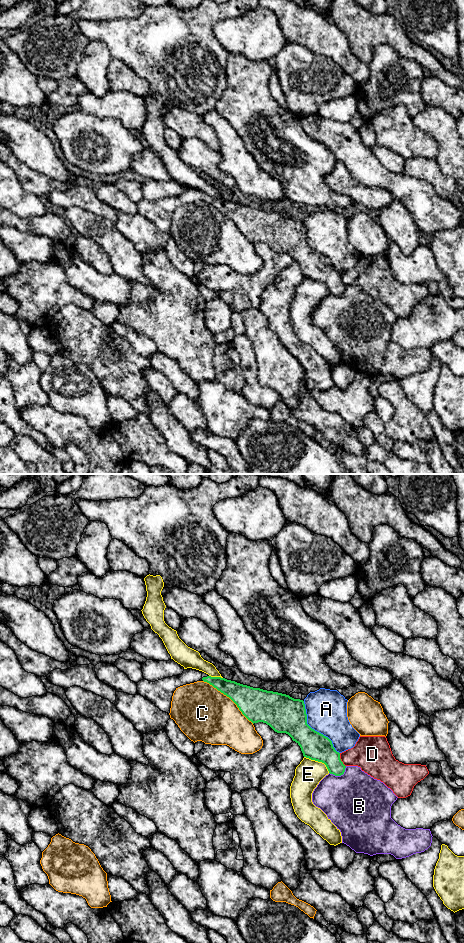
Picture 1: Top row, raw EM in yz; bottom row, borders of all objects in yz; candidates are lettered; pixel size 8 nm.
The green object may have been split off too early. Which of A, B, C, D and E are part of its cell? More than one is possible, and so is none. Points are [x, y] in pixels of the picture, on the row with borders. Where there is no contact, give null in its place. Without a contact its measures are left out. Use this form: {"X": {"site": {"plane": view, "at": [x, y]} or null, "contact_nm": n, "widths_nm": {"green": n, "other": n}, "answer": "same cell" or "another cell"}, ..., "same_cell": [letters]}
{"A": {"site": {"plane": "yz", "at": [313, 729]}, "contact_nm": 500, "widths_nm": {"green": 280, "other": 320}, "answer": "another cell"}, "B": {"site": {"plane": "yz", "at": [339, 775]}, "contact_nm": 160, "widths_nm": {"green": 190, "other": 480}, "answer": "another cell"}, "C": {"site": {"plane": "yz", "at": [229, 697]}, "contact_nm": 550, "widths_nm": {"green": 280, "other": 440}, "answer": "another cell"}, "D": {"site": {"plane": "yz", "at": [340, 760]}, "contact_nm": 120, "widths_nm": {"green": 220, "other": 280}, "answer": "another cell"}, "E": {"site": {"plane": "yz", "at": [318, 761]}, "contact_nm": 240, "widths_nm": {"green": 220, "other": 220}, "answer": "another cell"}, "same_cell": []}

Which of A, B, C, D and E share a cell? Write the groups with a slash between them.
A / B / C / D / E

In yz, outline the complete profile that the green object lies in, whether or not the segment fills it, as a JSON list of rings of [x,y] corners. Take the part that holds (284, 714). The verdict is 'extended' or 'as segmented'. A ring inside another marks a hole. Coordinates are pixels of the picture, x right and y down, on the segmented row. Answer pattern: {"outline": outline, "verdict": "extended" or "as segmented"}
{"outline": [[[207,676],[202,680],[229,697],[253,724],[263,722],[277,733],[288,734],[300,746],[304,757],[324,763],[330,774],[344,774],[346,766],[332,741],[307,724],[303,700],[221,677]]], "verdict": "as segmented"}

